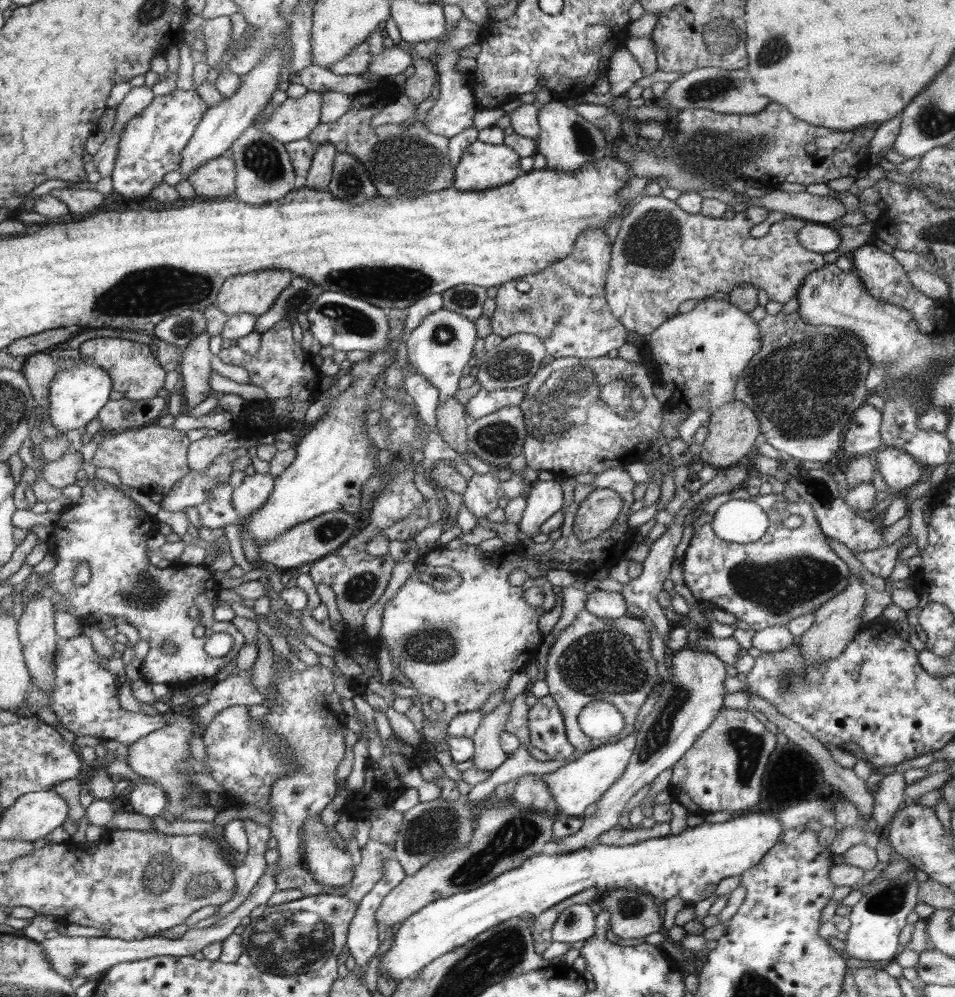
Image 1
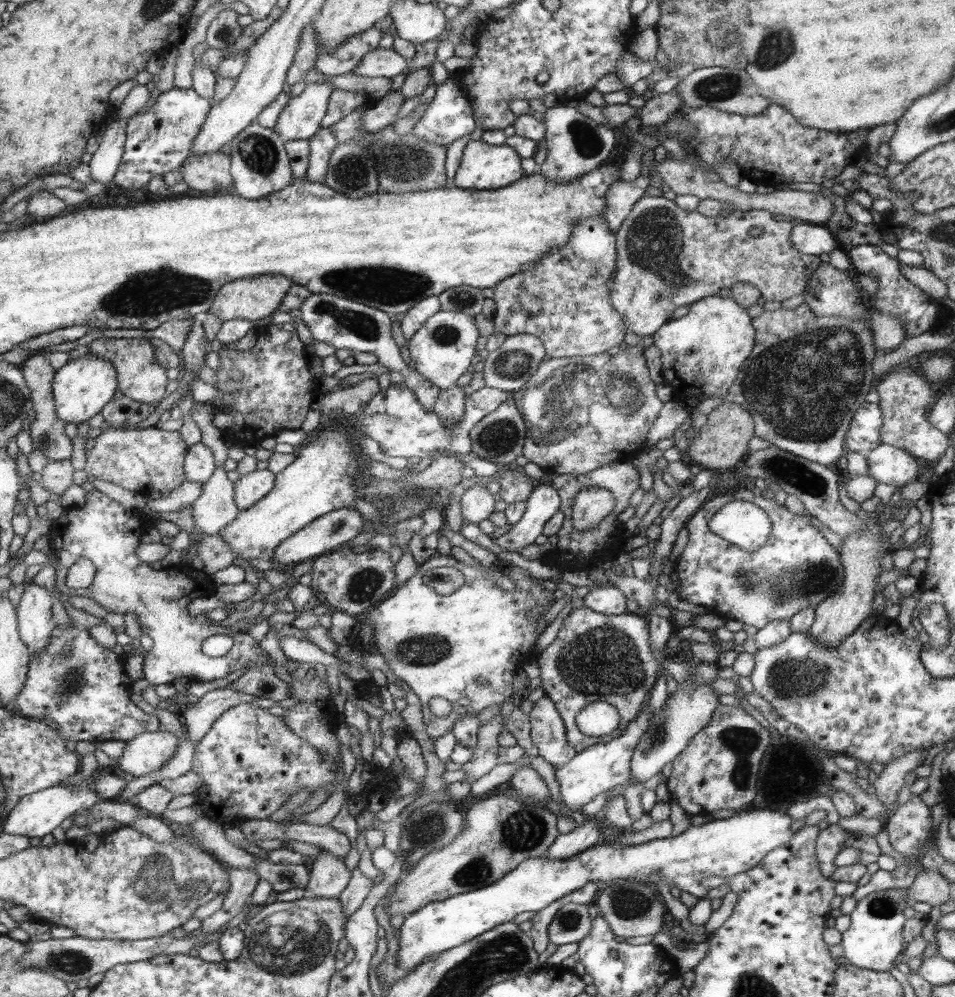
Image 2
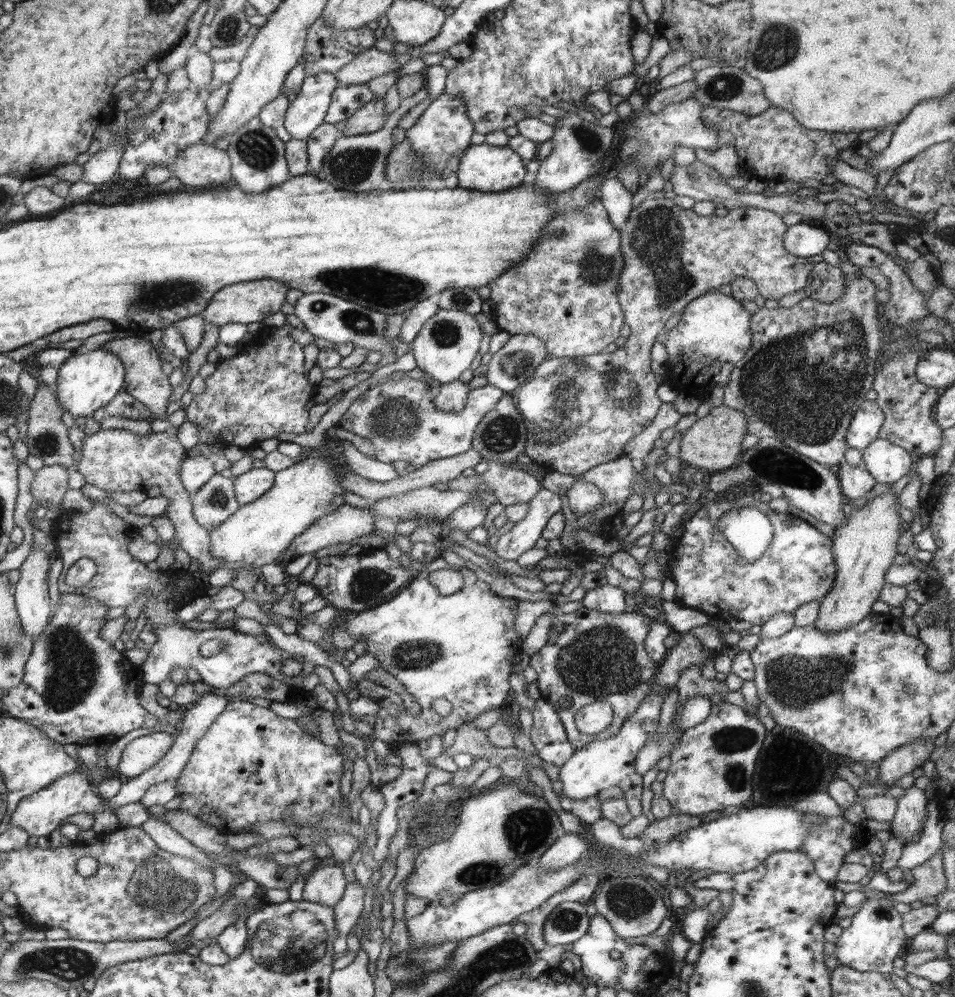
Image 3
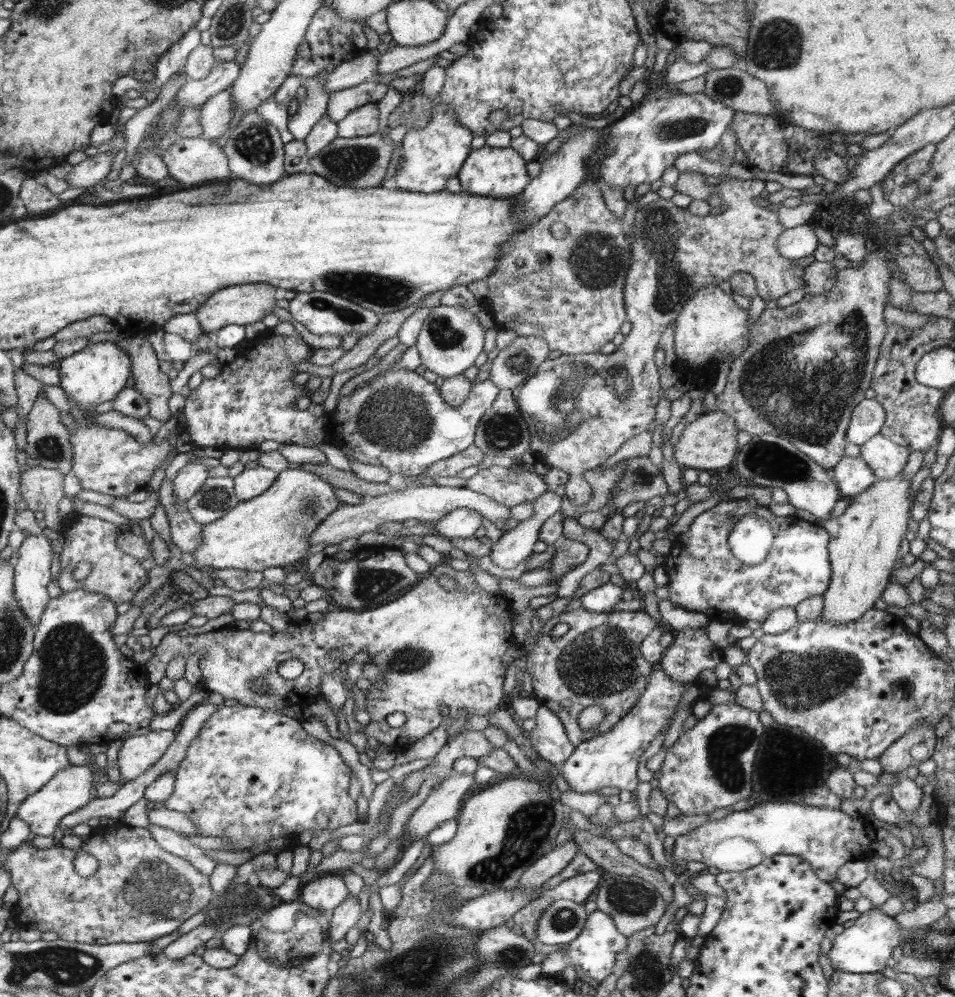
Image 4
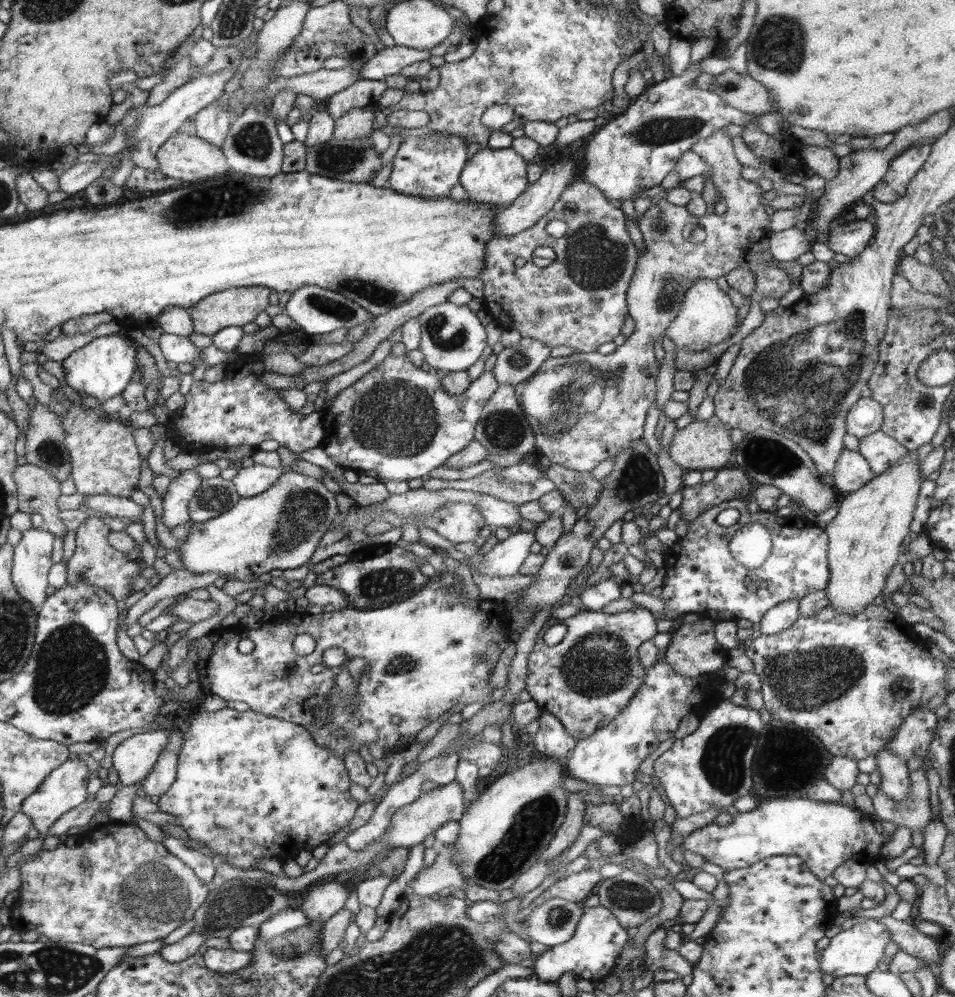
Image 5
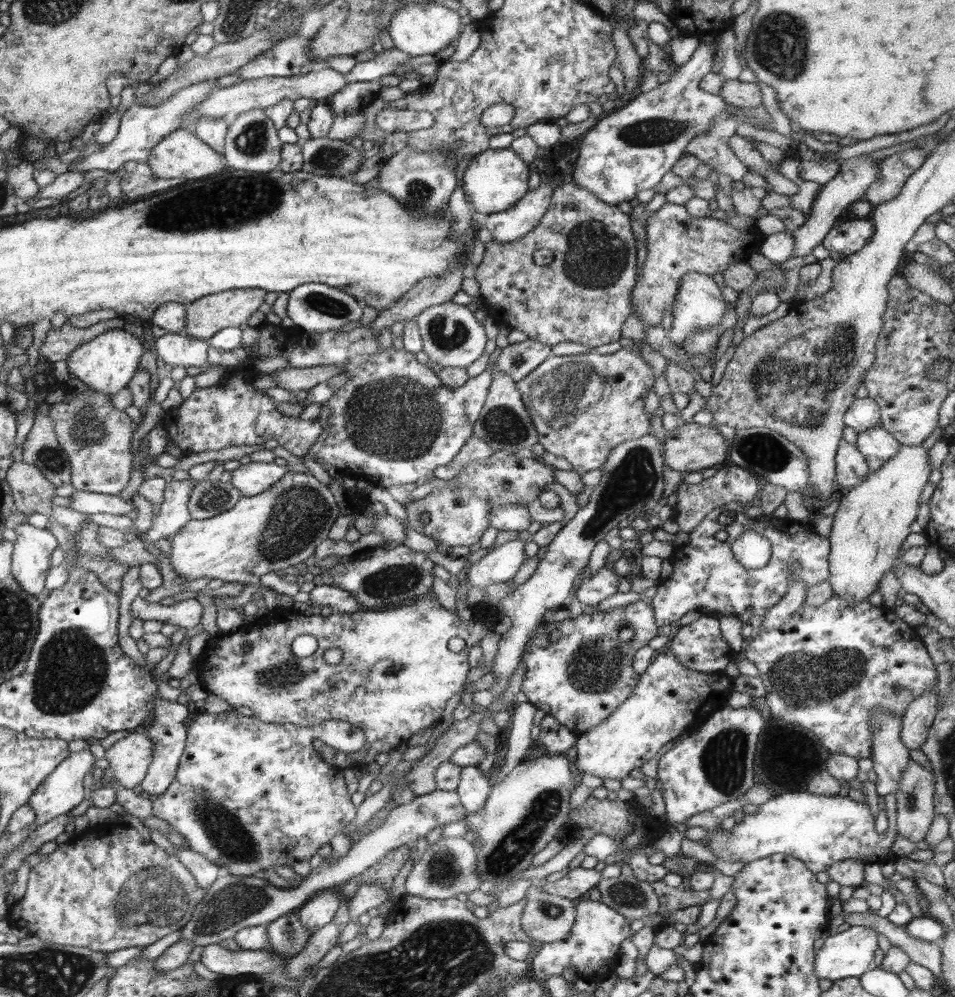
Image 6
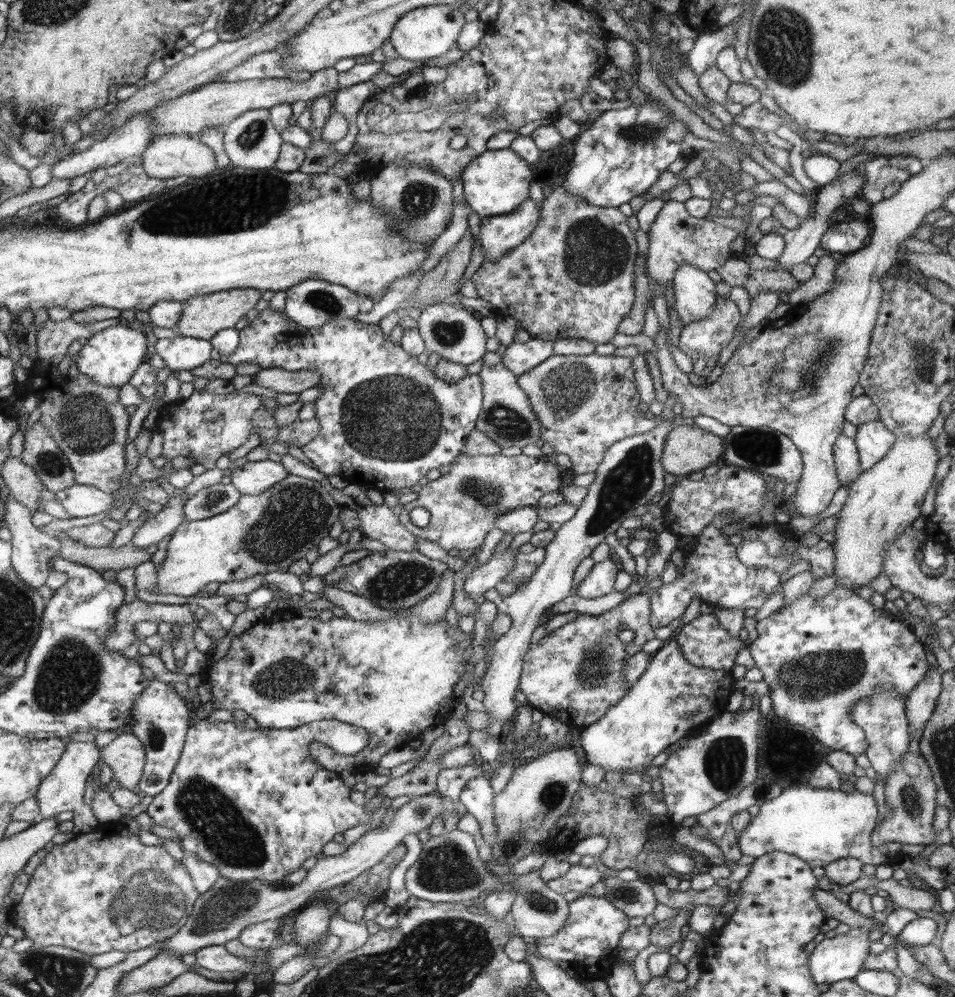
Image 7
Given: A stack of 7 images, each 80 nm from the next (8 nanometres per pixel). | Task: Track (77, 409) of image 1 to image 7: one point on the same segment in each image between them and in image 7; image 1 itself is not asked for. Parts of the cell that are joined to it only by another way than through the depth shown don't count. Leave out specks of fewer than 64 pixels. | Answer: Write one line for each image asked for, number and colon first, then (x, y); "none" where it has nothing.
2: (81, 389)
3: (86, 382)
4: (98, 373)
5: (104, 368)
6: (107, 363)
7: (110, 358)

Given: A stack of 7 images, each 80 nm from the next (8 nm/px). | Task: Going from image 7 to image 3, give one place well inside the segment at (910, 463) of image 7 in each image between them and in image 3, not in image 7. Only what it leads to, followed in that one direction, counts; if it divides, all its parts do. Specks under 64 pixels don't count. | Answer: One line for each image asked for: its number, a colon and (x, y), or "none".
3: (865, 546)
4: (863, 547)
5: (865, 538)
6: (873, 520)

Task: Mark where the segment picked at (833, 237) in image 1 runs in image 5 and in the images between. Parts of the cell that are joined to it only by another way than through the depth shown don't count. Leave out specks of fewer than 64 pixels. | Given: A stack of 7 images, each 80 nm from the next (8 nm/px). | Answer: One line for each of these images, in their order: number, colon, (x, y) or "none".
2: (808, 238)
3: (802, 239)
4: (794, 243)
5: (786, 245)

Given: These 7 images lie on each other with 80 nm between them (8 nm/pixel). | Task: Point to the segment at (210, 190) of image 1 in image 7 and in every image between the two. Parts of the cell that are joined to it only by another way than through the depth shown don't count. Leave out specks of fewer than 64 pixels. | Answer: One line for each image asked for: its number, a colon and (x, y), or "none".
2: (210, 174)
3: (201, 165)
4: (197, 161)
5: (184, 156)
6: (182, 154)
7: (170, 155)

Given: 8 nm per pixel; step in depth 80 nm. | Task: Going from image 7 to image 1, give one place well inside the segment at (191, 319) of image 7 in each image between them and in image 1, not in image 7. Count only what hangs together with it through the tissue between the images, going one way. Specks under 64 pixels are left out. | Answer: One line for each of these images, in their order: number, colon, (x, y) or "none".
1: (255, 292)
2: (255, 298)
3: (240, 303)
4: (244, 304)
5: (238, 306)
6: (205, 317)

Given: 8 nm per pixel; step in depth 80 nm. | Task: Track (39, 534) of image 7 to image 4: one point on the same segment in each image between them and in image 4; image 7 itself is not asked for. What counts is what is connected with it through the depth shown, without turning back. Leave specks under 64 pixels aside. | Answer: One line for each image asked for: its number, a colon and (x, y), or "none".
4: (32, 577)
5: (31, 560)
6: (31, 556)

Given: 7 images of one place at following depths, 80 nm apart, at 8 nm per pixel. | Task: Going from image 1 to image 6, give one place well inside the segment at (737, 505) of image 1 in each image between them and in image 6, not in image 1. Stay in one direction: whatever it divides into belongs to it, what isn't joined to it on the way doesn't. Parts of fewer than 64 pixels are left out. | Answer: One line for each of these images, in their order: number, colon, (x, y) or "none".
2: (744, 524)
3: (749, 531)
4: (751, 538)
5: (751, 546)
6: (751, 550)

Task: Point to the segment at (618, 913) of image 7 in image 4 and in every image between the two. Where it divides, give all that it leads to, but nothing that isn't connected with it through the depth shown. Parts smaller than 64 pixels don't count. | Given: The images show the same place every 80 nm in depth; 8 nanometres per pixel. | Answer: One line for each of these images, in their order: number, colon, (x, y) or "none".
4: (593, 952)
5: (591, 953)
6: (594, 941)

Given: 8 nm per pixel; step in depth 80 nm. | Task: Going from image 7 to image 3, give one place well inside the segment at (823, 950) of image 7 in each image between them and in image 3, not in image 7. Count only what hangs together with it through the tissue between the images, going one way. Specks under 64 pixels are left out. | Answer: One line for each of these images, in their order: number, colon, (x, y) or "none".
3: (875, 937)
4: (866, 947)
5: (857, 951)
6: (850, 953)

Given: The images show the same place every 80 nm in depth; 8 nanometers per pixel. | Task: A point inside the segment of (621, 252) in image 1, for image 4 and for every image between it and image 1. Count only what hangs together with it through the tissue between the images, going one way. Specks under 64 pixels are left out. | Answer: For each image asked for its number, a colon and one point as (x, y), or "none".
2: (667, 257)
3: (580, 412)
4: (580, 409)

